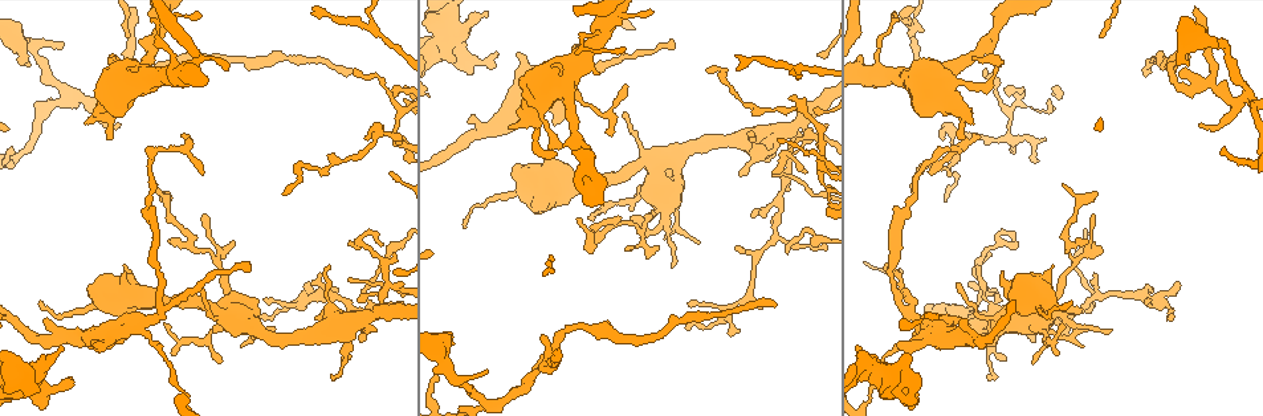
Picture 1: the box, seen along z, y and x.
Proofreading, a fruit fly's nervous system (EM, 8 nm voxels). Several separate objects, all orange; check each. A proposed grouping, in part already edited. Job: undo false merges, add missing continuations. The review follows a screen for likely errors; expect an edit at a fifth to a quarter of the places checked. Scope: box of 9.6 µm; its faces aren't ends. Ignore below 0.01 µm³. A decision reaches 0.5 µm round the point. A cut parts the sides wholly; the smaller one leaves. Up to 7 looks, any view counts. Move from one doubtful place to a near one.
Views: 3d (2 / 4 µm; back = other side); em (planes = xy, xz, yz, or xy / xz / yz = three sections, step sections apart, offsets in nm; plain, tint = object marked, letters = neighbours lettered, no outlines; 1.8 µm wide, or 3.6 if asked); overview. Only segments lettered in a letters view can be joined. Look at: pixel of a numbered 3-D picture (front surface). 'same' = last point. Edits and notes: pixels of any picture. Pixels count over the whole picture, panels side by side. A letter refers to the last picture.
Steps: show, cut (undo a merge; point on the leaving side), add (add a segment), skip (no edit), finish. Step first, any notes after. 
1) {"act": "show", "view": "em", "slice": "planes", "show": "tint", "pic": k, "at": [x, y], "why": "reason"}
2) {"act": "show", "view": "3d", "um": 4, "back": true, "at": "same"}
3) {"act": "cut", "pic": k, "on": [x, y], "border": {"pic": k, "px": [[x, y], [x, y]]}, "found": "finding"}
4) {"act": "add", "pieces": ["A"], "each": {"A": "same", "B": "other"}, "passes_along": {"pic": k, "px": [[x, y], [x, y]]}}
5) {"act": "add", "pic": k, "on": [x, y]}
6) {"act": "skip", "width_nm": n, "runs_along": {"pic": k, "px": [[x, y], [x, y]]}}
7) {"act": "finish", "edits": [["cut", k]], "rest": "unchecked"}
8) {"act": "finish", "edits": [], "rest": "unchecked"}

{"act": "show", "view": "3d", "um": 2, "pic": 1, "at": [392, 96], "why": "an open end"}

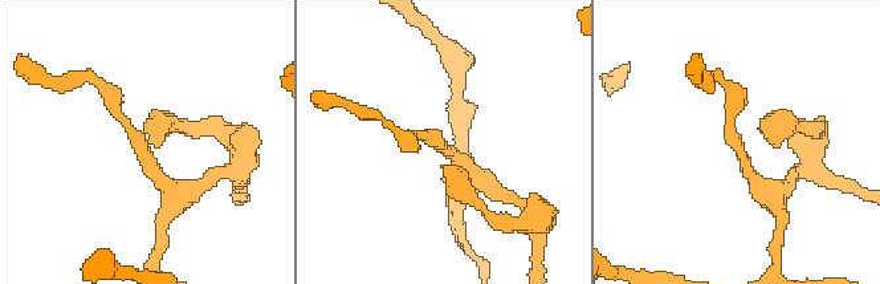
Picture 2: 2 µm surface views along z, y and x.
{"act": "show", "view": "em", "slice": "planes", "show": "letters", "pic": 2, "at": [454, 183]}

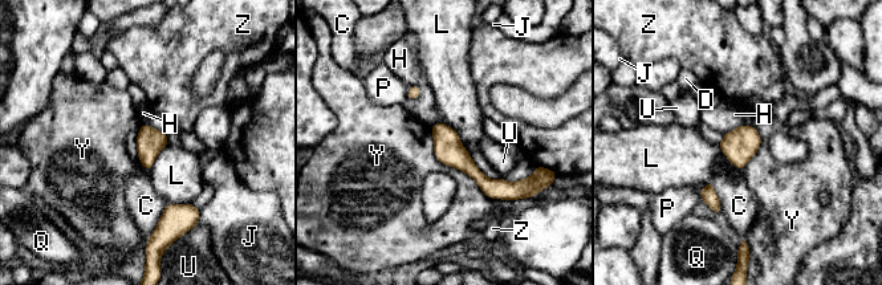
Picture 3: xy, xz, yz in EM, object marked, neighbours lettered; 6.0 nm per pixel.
{"act": "skip", "each": {"C": "other", "D": "other", "H": "other", "J": "other", "L": "other", "P": "other", "Q": "other", "U": "other", "Y": "other", "Z": "other"}, "found": "no lettered segment goes on from it"}

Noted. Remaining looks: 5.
{"act": "show", "view": "3d", "um": 2, "back": true, "pic": 1, "at": [351, 306], "why": "a fork"}

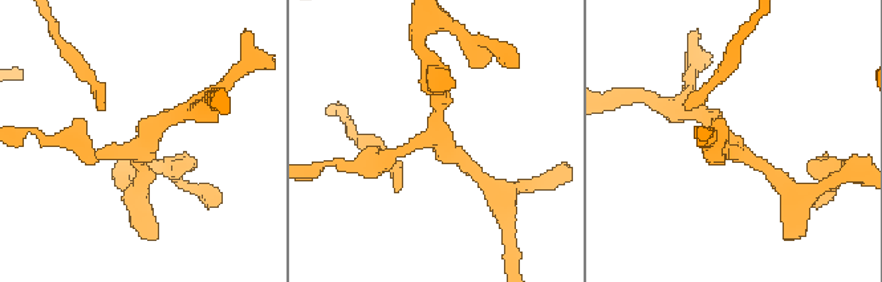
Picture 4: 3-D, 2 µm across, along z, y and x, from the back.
{"act": "show", "view": "em", "slice": "xz", "step": 4, "show": "tint", "pic": 4, "at": [743, 150], "why": "need the tissue"}

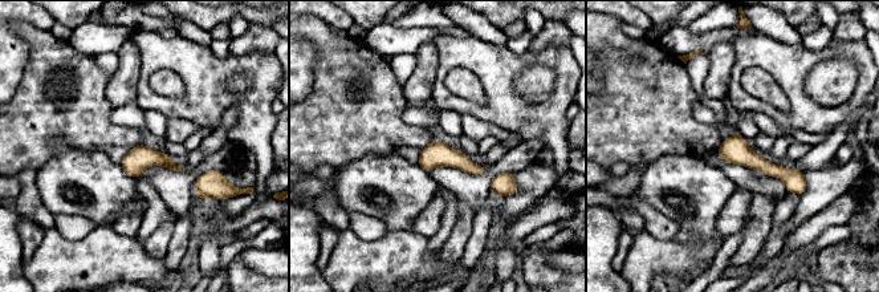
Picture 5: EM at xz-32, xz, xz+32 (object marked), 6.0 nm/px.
{"act": "show", "view": "em", "slice": "planes", "show": "letters", "at": "same"}

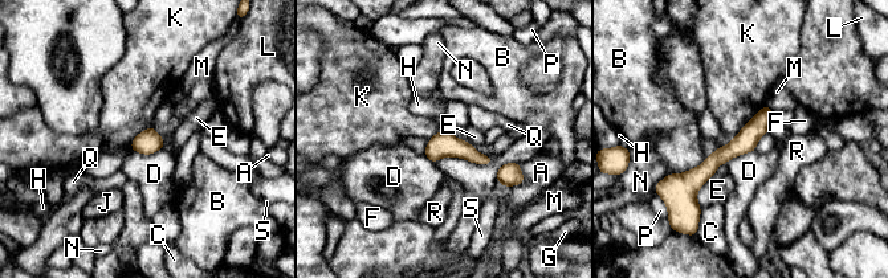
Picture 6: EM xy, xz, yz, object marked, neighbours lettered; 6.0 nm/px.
{"act": "skip", "each": {"A": "other", "B": "other", "C": "other", "D": "other", "E": "other", "F": "other", "G": "other", "H": "other", "J": "other", "K": "other", "L": "other", "M": "other", "N": "other", "P": "other", "Q": "other", "R": "other", "S": "other"}, "runs_along": {"pic": 6, "px": [[770, 114], [699, 176], [673, 180]]}, "found": "one cell here"}

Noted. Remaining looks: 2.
{"act": "show", "view": "em", "slice": "xz", "step": 4, "show": "letters", "pic": 1, "at": [734, 332], "why": "tapers out"}

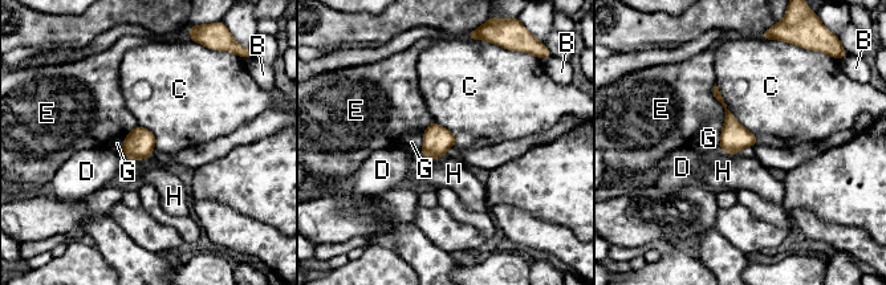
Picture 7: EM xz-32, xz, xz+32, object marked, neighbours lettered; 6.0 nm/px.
{"act": "skip", "longest_contact_nm": ["C", 420], "each": {"B": "other", "C": "other", "D": "other", "E": "other", "G": "other", "H": "other"}, "found": "no lettered segment goes on from it"}

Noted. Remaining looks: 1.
{"act": "finish", "edits": [], "rest": "unchecked"}

